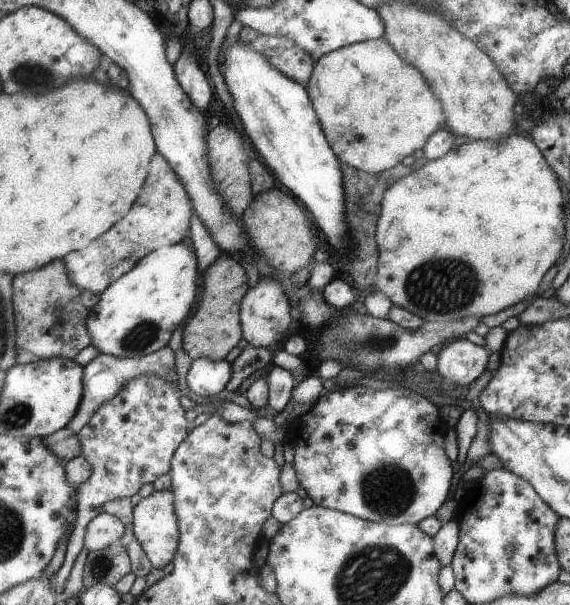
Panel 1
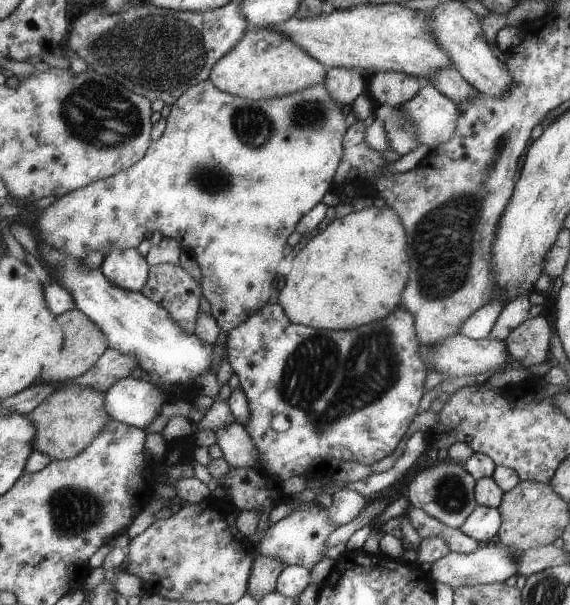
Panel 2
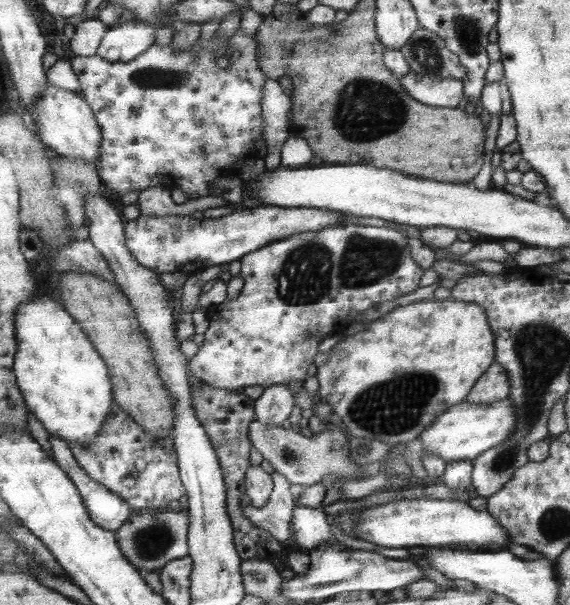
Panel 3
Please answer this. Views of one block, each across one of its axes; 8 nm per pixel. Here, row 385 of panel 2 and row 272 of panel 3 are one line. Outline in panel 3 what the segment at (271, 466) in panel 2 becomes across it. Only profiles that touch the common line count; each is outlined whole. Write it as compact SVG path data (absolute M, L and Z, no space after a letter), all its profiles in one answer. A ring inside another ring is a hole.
M346 224L345 226L334 226L325 228L317 232L305 232L298 235L291 235L283 240L269 243L266 247L259 248L258 251L252 251L250 254L243 256L238 260L241 265L239 275L243 278L243 286L239 296L228 300L223 300L220 304L211 305L206 308L209 319L209 327L204 333L202 346L195 350L195 354L189 358L190 373L195 375L200 382L212 387L219 387L226 391L238 392L245 386L262 386L267 387L275 384L285 384L293 380L303 381L307 375L306 370L313 364L313 358L318 352L318 344L327 336L338 333L337 327L339 322L343 326L354 322L353 317L357 312L363 312L371 308L373 304L393 300L398 296L407 294L419 286L419 278L423 274L423 269L418 266L417 262L410 256L409 244L402 231L393 230L393 228L375 228L375 226L356 226Z

